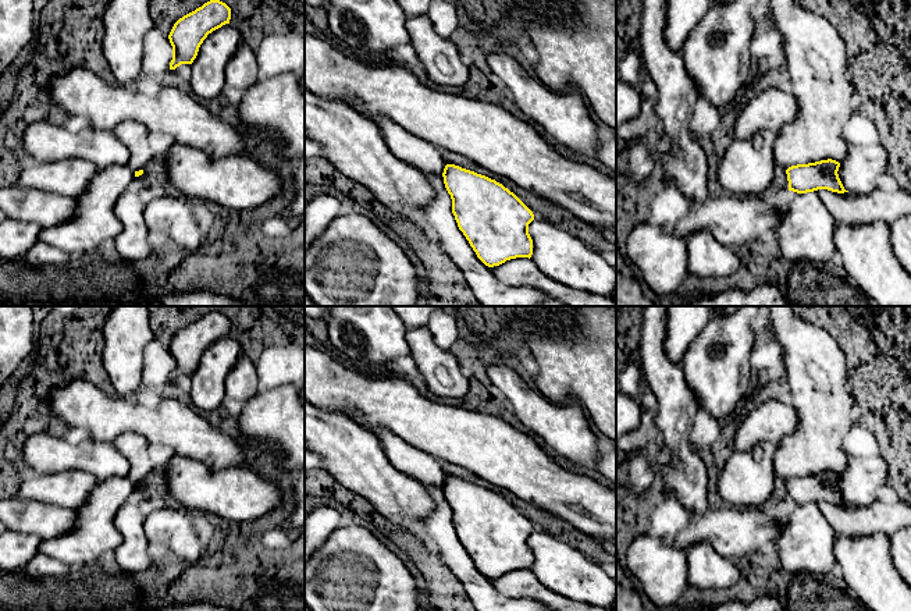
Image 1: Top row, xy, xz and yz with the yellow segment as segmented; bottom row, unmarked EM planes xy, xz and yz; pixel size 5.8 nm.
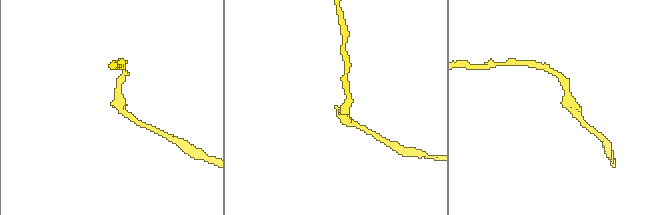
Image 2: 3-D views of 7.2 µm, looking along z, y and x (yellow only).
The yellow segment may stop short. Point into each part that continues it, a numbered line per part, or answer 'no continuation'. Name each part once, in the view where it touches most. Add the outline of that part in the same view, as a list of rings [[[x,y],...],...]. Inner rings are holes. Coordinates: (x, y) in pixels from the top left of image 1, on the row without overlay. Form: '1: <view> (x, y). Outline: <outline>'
no continuation

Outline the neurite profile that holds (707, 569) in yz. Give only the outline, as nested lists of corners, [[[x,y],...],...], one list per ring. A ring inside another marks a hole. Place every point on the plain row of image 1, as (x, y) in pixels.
[[[700,543],[686,548],[688,564],[688,586],[701,590],[725,590],[740,578],[739,564],[718,554],[709,544]]]

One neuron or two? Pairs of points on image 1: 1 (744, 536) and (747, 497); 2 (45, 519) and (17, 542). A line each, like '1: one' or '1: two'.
1: two
2: two

